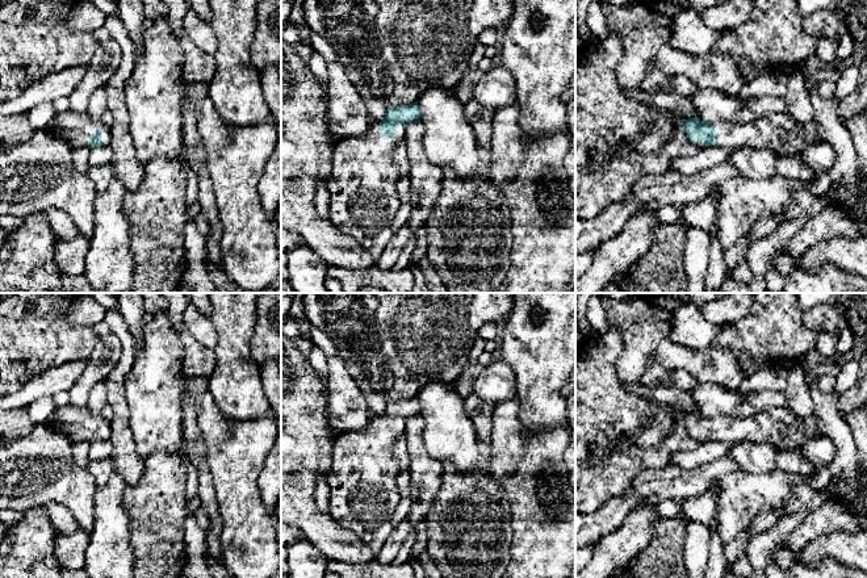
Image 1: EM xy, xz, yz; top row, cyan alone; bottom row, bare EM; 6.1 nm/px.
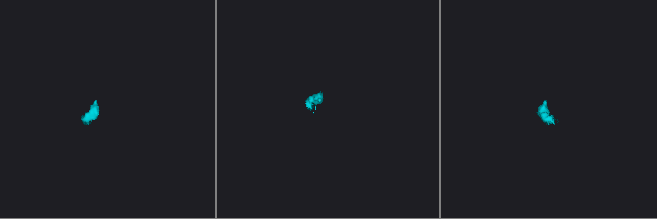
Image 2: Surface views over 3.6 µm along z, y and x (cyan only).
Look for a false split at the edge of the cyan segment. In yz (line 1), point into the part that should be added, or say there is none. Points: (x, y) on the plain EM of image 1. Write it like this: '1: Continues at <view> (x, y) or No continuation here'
1: Continues at yz (779, 427)

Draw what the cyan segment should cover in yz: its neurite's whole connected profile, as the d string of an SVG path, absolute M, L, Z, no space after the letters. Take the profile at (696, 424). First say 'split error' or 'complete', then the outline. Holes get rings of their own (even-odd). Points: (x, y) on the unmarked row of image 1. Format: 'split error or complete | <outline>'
split error | M787 406L768 407L746 418L732 414L700 415L696 410L683 414L682 420L699 443L767 443L779 449L804 449L824 432L814 412L800 418Z

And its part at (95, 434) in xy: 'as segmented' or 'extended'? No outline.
extended

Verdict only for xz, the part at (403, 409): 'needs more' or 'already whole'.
needs more

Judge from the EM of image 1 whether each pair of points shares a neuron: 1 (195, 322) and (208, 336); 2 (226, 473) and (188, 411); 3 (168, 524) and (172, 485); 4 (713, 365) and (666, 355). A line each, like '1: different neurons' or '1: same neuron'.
1: same neuron
2: different neurons
3: same neuron
4: same neuron

